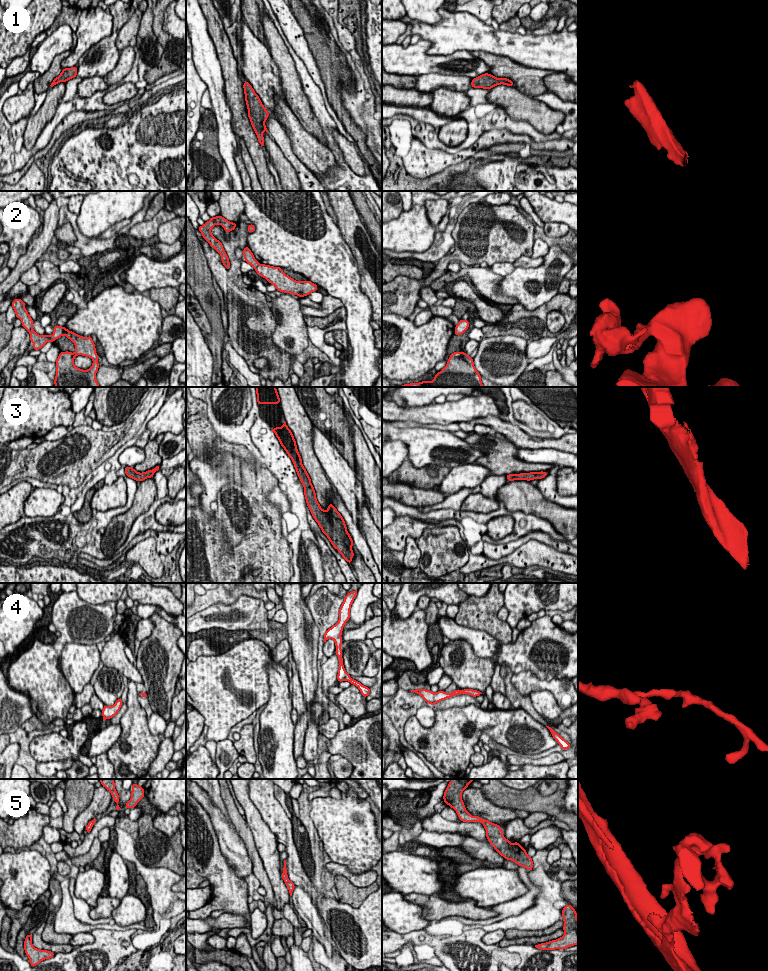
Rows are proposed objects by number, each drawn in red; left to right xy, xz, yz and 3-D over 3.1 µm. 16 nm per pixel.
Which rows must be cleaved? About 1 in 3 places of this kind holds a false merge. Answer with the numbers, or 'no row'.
2

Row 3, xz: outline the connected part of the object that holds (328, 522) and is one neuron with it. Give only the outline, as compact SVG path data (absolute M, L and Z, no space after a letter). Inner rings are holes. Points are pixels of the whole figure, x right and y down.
M284 421L282 427L275 427L271 431L275 433L281 446L292 459L299 480L303 484L307 507L310 509L313 518L333 547L338 550L349 564L351 564L352 558L354 557L351 547L354 544L352 537L346 529L347 526L345 521L333 504L330 503L328 508L323 510L318 503L314 487L311 483L309 474L302 464L302 459L291 430Z

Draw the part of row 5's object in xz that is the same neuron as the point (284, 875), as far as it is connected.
M286 860L284 861L282 879L284 880L286 886L288 887L290 896L292 896L293 890L295 888L295 885L294 885L294 883L292 881L290 881L288 879L287 868L286 868Z

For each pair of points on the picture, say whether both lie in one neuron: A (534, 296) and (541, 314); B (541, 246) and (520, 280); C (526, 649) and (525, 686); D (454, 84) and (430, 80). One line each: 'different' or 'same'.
A: different
B: different
C: different
D: same

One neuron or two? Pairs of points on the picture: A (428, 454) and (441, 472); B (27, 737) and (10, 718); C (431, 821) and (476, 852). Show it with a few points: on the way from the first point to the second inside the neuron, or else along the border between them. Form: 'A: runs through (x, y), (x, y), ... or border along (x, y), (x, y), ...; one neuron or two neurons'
A: border along (421, 467), (441, 465), (450, 468); two neurons
B: border along (19, 726), (10, 733); two neurons
C: border along (468, 836), (479, 840), (486, 838); two neurons

